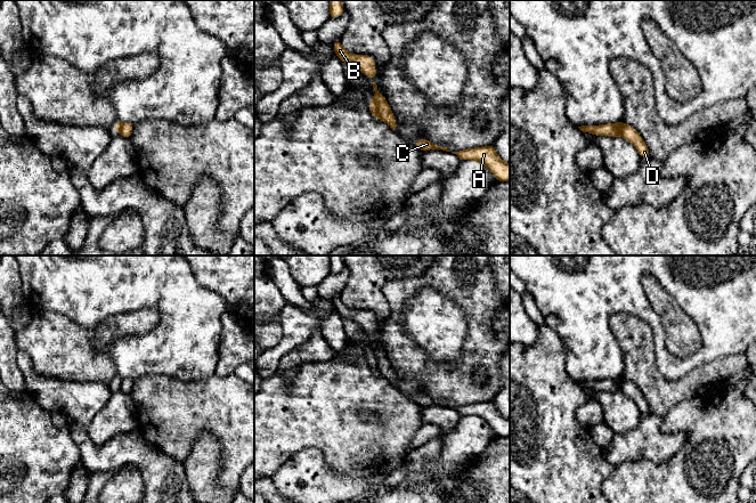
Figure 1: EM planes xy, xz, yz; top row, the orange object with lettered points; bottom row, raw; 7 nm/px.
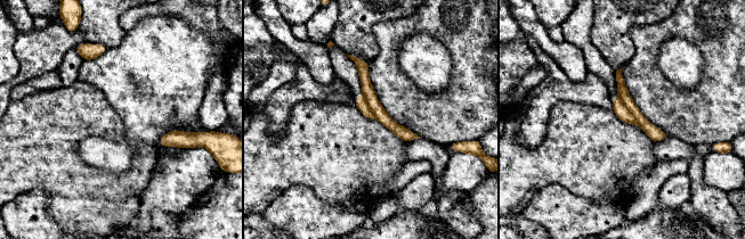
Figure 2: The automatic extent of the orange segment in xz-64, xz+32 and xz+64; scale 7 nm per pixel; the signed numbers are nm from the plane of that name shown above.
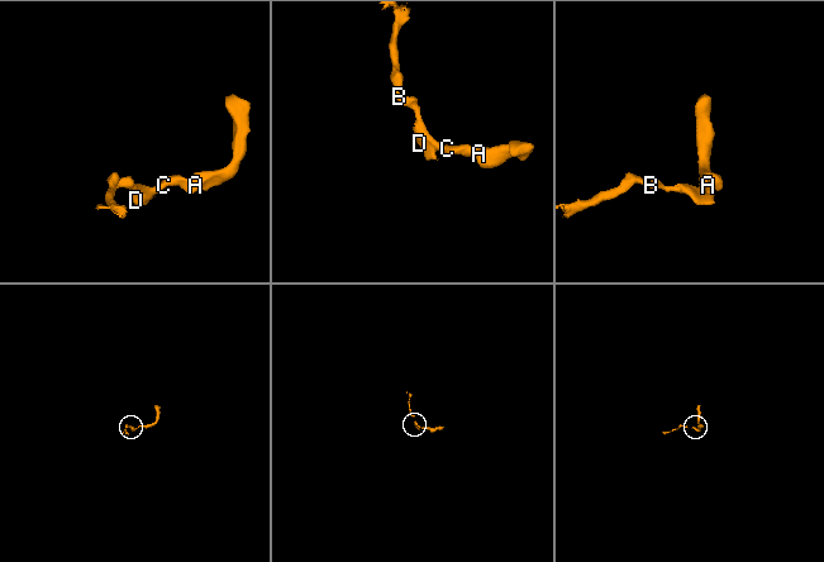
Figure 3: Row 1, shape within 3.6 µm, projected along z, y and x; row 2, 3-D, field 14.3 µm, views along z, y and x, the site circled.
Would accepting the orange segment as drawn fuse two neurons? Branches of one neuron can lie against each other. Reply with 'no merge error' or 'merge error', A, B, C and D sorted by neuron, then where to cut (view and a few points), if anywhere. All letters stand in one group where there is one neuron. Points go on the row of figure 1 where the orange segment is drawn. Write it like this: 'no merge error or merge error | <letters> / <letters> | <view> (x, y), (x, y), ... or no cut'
no merge error | A B C D | no cut

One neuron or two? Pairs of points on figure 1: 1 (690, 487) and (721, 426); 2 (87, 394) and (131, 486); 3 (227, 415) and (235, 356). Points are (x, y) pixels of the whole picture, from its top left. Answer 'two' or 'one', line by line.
1: one
2: two
3: two

